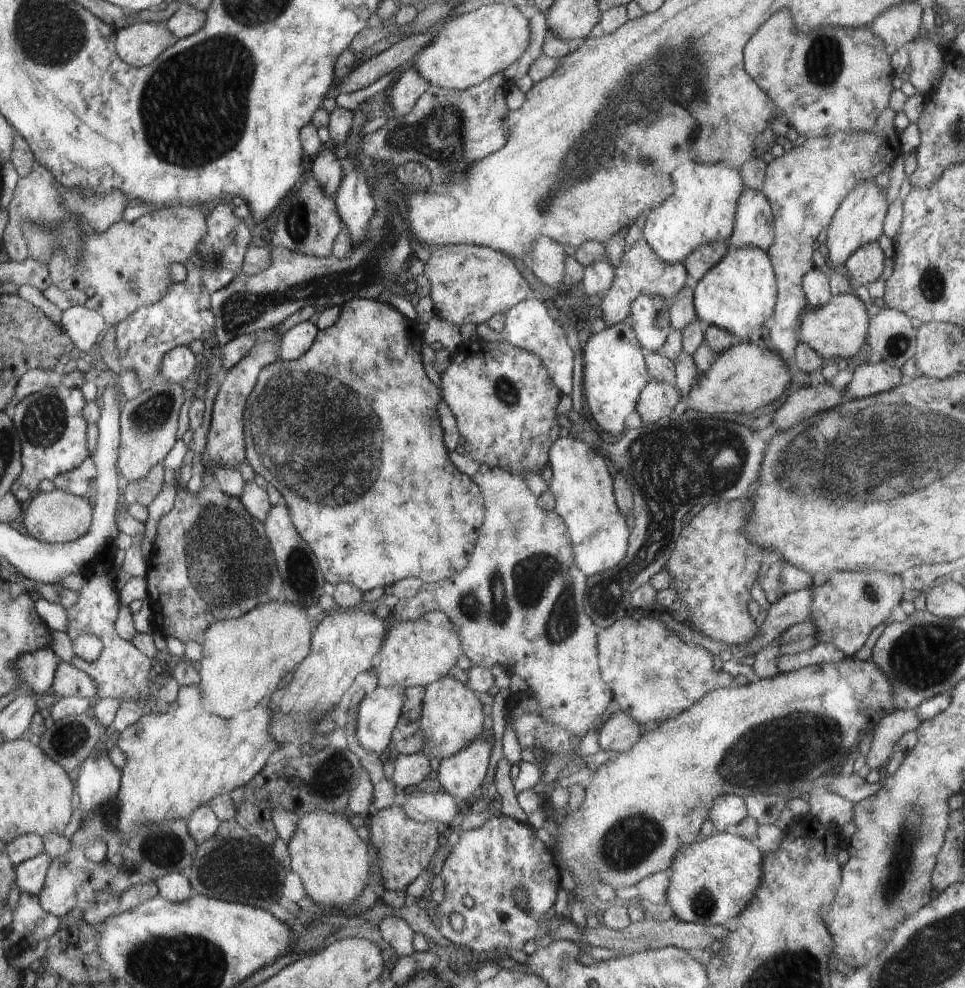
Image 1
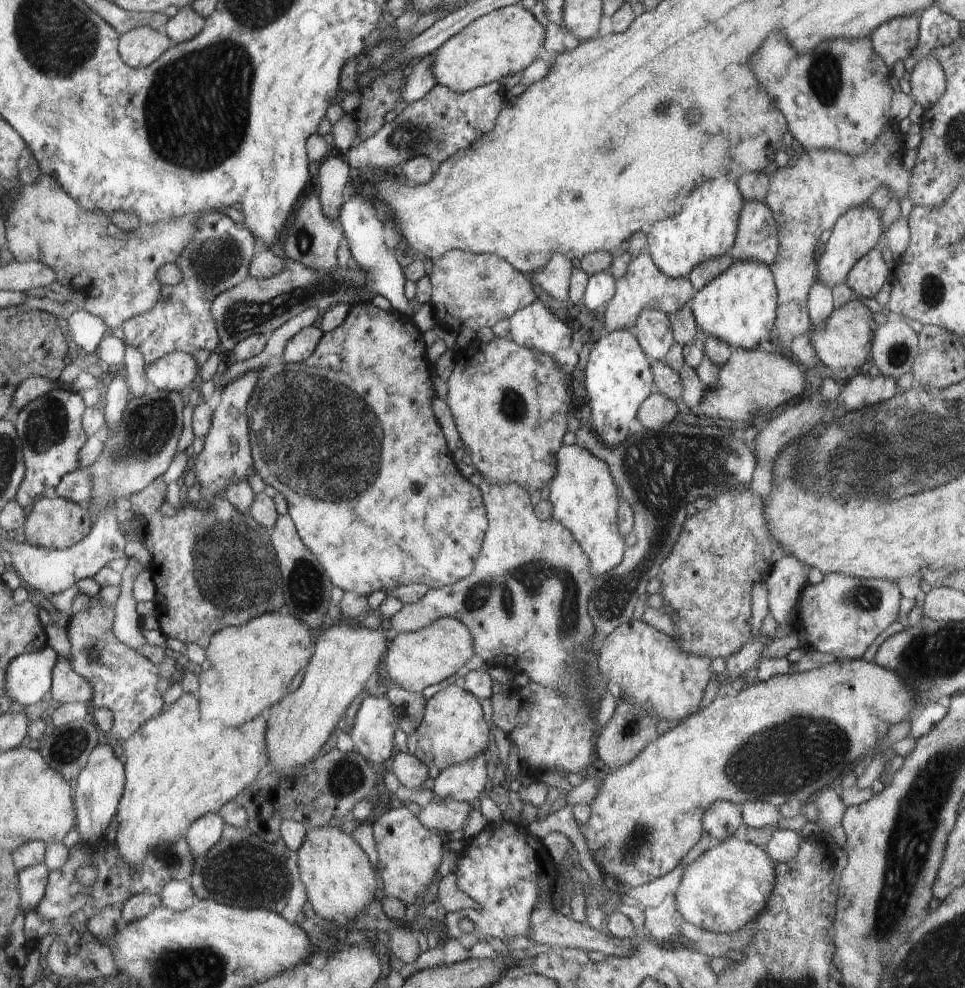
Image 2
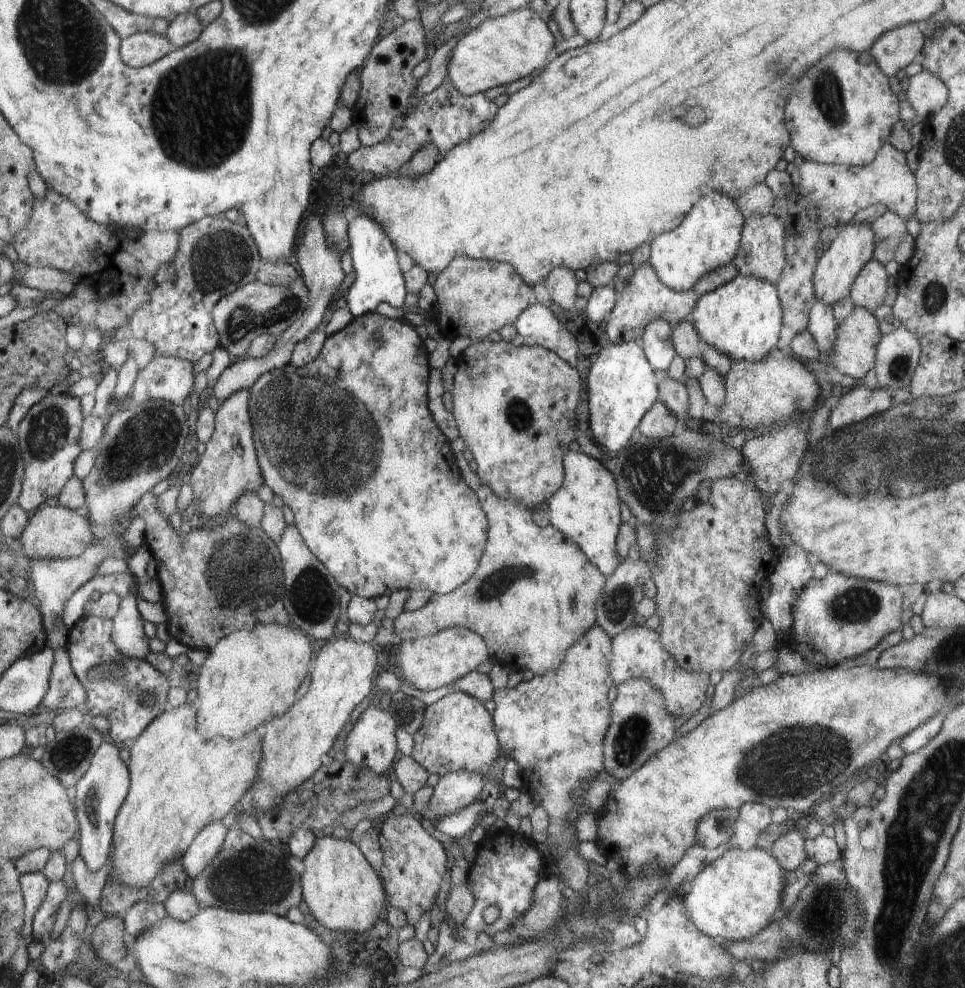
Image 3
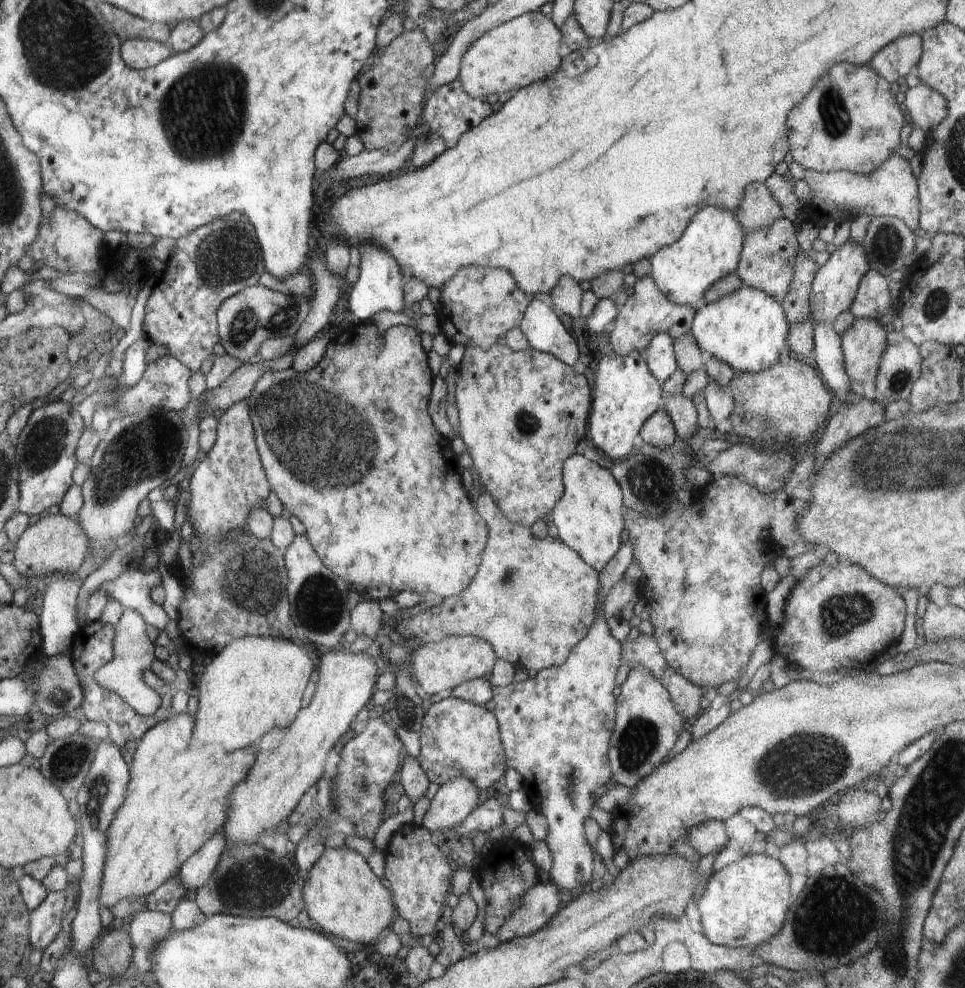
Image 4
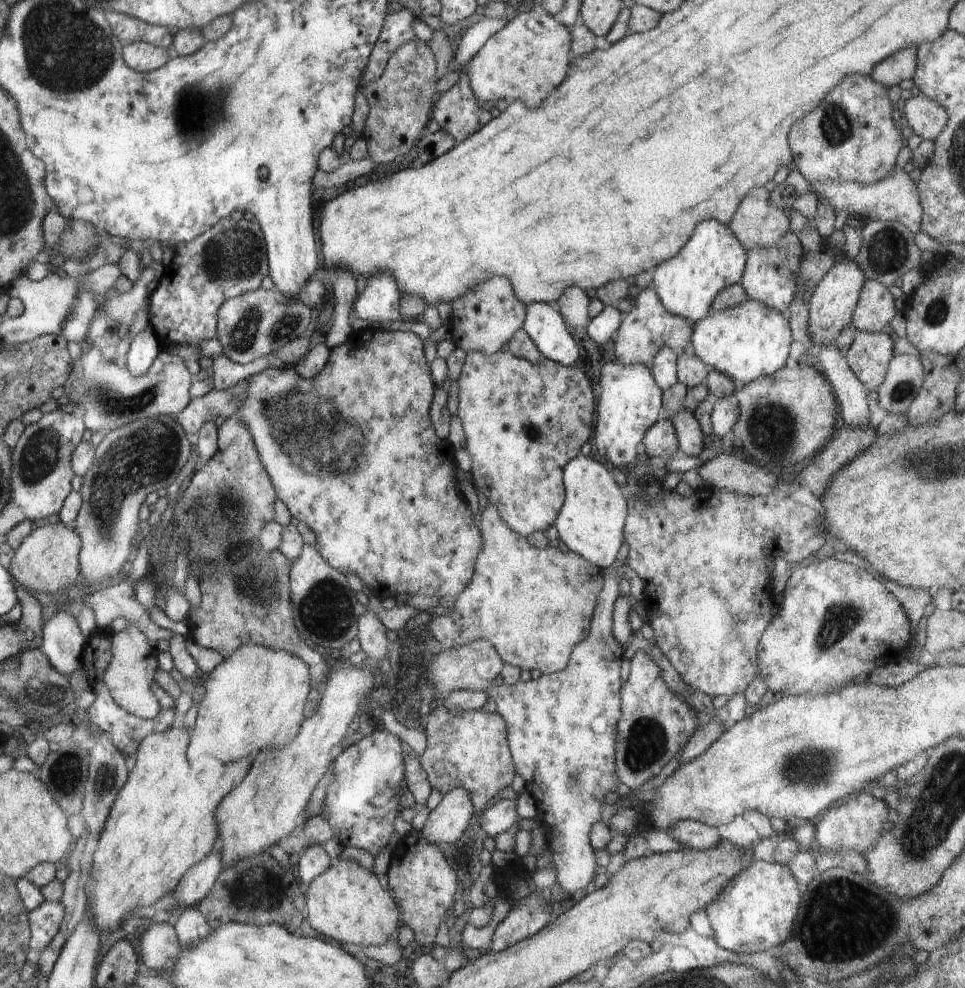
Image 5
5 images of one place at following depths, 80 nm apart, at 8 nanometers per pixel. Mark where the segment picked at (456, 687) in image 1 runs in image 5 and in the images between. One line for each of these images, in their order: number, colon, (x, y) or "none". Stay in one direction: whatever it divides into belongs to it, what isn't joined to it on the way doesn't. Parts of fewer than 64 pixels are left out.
2: (453, 731)
3: (457, 734)
4: (458, 739)
5: (469, 750)

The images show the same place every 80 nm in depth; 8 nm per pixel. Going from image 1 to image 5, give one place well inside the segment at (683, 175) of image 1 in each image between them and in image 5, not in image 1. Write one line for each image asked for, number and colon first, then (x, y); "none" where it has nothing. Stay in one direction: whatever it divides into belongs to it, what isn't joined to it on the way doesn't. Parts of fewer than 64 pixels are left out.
2: (707, 228)
3: (710, 237)
4: (710, 249)
5: (712, 260)

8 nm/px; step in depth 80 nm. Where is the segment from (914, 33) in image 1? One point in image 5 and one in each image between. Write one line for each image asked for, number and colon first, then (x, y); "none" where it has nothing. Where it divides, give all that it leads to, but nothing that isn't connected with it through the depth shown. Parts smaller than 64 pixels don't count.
2: (897, 40)
3: (895, 50)
4: (897, 61)
5: (891, 72)

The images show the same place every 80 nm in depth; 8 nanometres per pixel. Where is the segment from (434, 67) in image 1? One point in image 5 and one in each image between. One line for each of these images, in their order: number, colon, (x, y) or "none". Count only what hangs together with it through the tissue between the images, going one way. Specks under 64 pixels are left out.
2: (504, 42)
3: (502, 50)
4: (512, 56)
5: (528, 59)

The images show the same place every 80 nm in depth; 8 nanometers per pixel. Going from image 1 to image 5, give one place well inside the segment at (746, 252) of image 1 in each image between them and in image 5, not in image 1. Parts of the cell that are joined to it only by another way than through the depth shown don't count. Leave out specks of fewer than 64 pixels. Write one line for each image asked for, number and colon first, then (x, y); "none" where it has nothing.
2: (739, 307)
3: (742, 319)
4: (747, 330)
5: (745, 343)

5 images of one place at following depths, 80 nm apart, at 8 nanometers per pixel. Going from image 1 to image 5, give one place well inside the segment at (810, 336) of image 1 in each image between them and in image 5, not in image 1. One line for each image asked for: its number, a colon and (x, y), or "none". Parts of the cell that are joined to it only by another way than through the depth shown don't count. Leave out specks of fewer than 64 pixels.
2: (845, 341)
3: (855, 348)
4: (863, 344)
5: (868, 358)

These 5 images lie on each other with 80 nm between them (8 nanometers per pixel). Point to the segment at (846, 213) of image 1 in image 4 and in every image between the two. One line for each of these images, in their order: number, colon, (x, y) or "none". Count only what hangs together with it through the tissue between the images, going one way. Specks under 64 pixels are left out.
2: (857, 232)
3: (843, 258)
4: (836, 284)

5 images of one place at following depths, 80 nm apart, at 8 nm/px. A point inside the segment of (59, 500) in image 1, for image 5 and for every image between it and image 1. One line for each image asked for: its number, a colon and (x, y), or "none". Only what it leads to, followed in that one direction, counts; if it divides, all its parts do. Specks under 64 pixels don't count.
2: (56, 523)
3: (57, 532)
4: (55, 544)
5: (48, 560)

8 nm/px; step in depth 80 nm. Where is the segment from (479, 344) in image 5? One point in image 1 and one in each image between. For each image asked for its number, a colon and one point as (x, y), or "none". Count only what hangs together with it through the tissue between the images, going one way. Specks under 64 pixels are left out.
1: (470, 284)
2: (472, 291)
3: (474, 297)
4: (481, 304)

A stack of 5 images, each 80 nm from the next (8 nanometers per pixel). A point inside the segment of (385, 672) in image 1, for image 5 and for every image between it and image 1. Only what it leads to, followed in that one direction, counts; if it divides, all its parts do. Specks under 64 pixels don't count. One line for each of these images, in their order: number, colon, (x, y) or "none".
2: (414, 661)
3: (441, 659)
4: (440, 666)
5: (474, 666)

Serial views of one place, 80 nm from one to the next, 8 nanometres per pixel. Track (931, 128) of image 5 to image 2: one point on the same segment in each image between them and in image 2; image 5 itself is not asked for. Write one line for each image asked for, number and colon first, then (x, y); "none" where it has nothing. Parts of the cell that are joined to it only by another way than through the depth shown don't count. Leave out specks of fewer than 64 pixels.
2: (927, 80)
3: (927, 94)
4: (927, 108)

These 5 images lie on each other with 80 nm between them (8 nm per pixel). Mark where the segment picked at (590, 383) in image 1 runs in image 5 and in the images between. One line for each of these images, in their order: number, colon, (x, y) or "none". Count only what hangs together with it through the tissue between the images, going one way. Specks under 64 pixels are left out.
2: (618, 380)
3: (622, 387)
4: (627, 393)
5: (631, 402)

